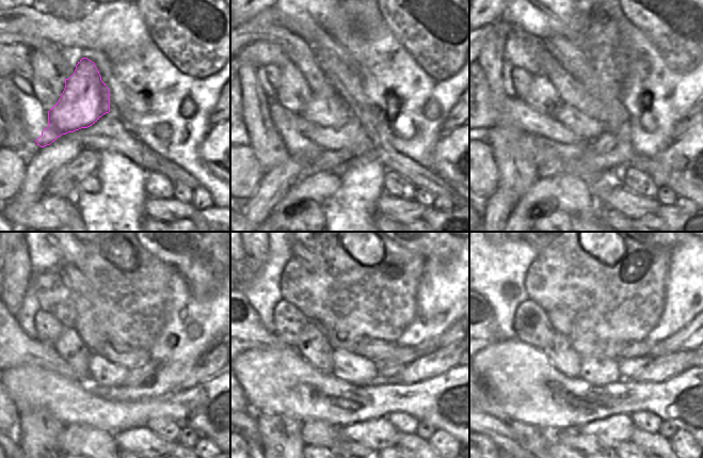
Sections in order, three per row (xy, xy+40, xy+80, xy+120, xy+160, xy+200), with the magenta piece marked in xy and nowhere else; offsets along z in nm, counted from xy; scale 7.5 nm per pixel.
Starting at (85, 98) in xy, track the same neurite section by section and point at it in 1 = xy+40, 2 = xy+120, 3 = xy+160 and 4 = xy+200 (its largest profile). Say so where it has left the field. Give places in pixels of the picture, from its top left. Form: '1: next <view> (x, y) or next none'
1: next xy+40 (325, 109)
2: next xy+120 (102, 372)
3: next xy+160 (354, 369)
4: next xy+200 (597, 372)

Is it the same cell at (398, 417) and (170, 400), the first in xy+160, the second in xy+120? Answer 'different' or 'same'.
different

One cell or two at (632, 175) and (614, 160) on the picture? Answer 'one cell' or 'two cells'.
two cells

